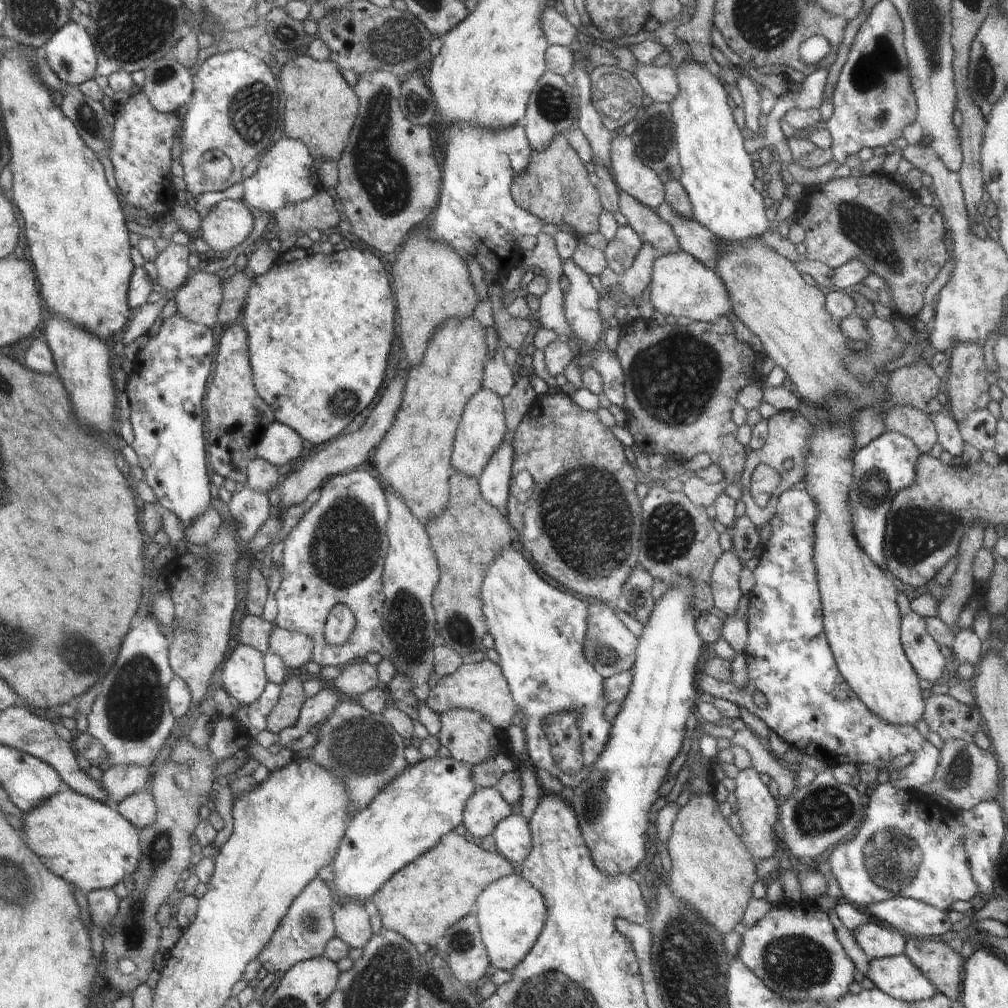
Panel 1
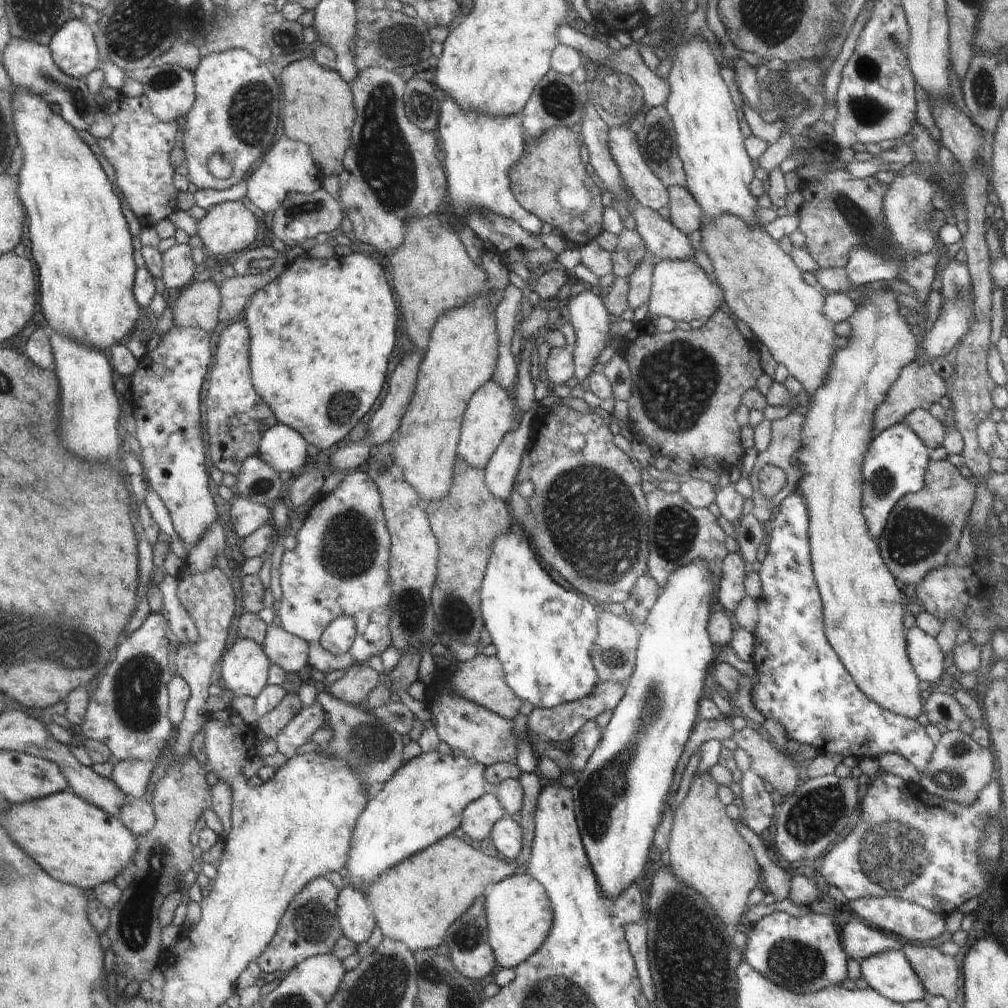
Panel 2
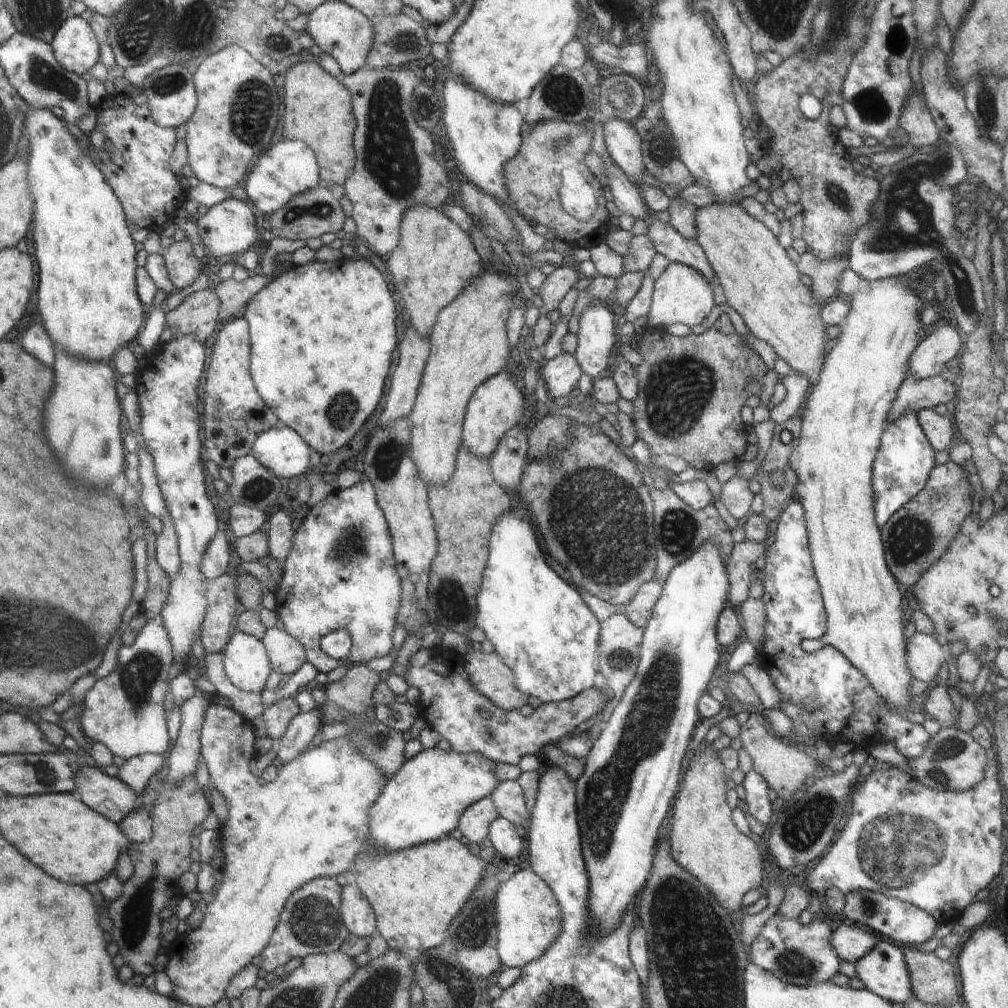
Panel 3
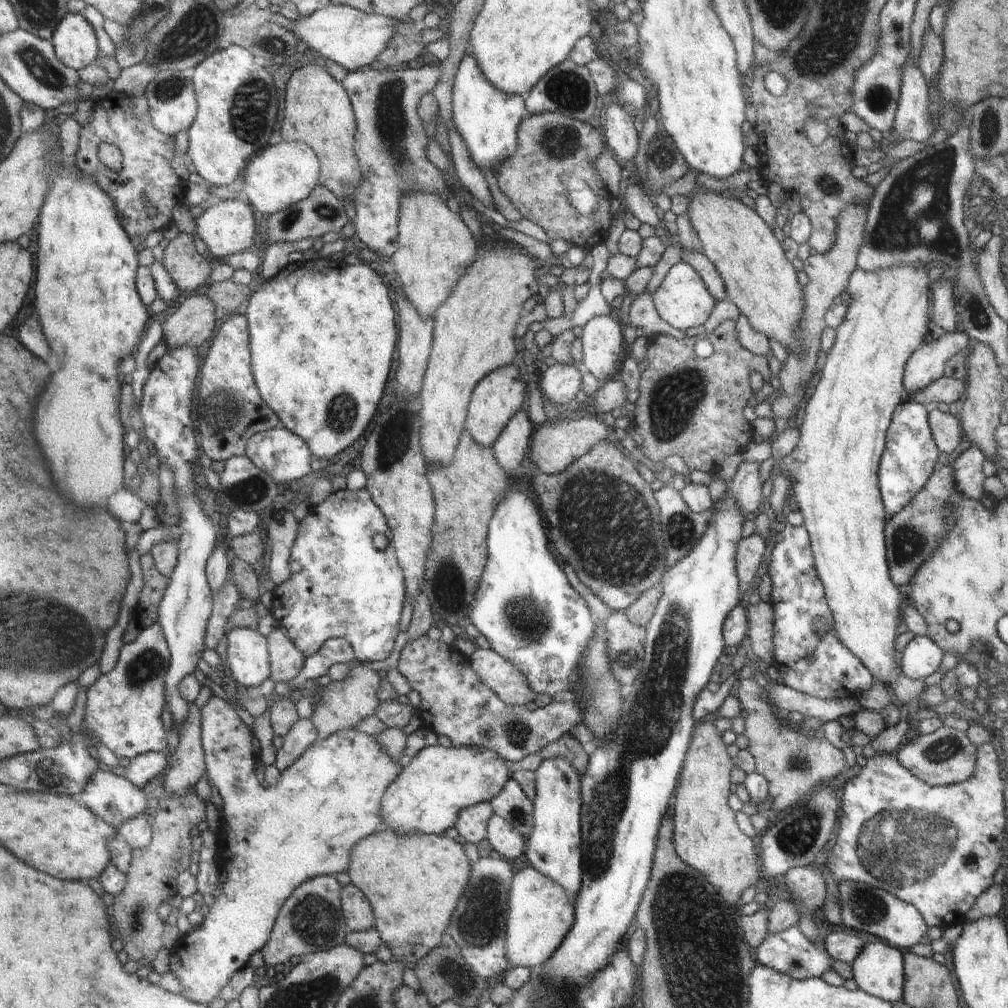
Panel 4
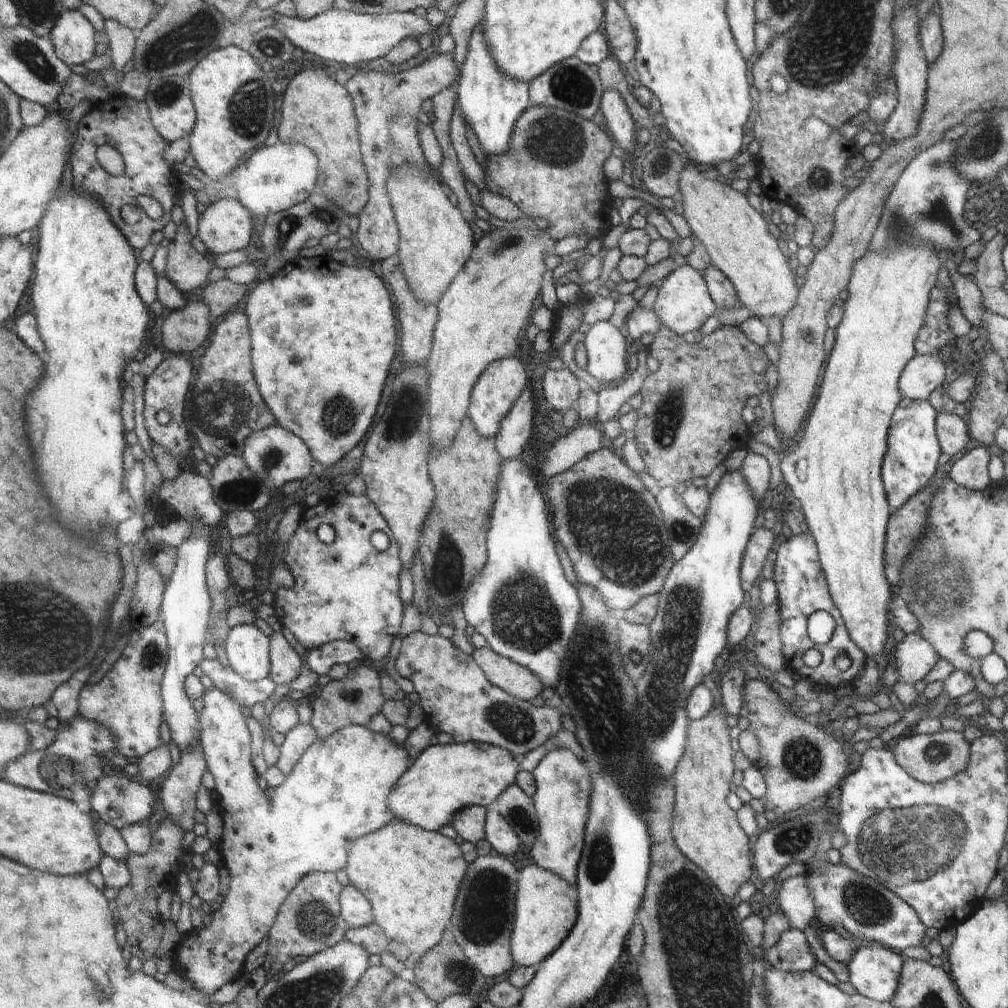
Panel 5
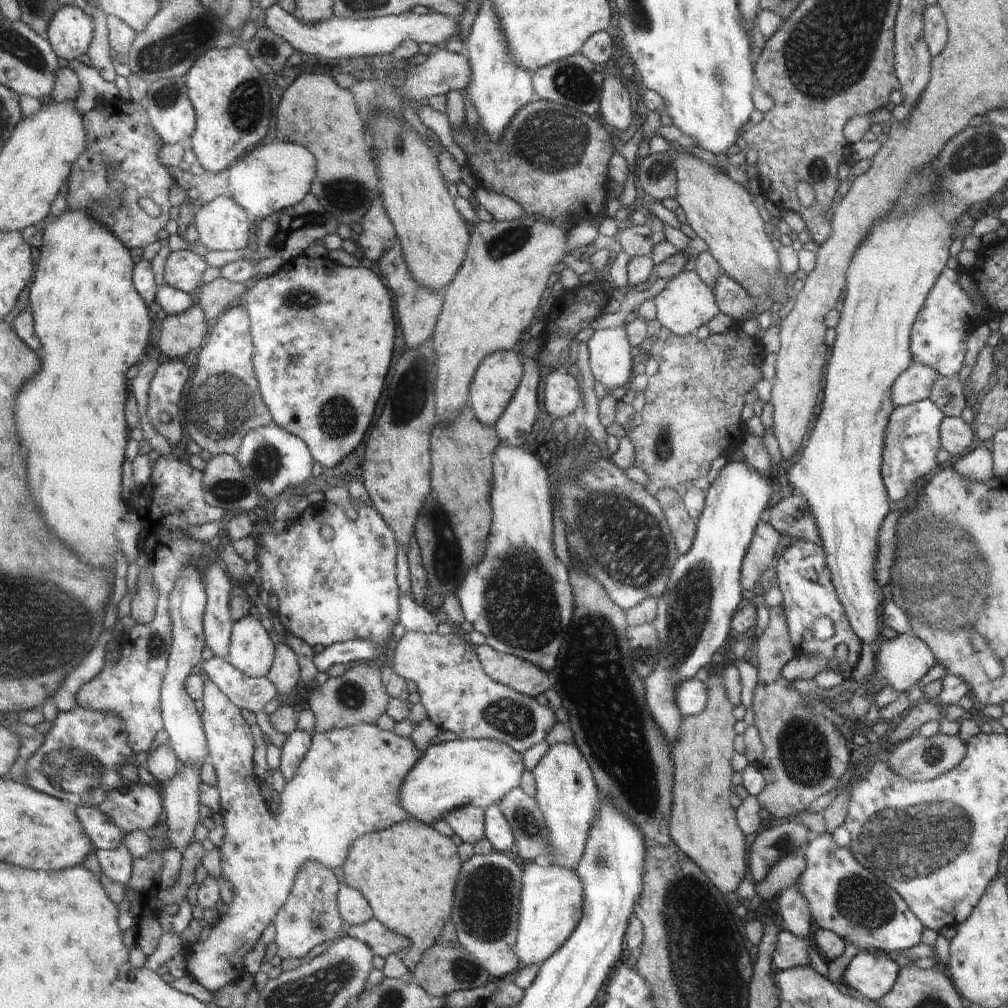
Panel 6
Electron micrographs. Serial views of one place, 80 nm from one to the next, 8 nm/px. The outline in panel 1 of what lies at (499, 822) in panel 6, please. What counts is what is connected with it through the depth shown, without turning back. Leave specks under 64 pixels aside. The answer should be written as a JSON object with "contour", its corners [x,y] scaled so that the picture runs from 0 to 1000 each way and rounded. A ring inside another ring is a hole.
{"contour":[[[514,806],[505,808],[489,823],[494,845],[506,855],[520,854],[528,845],[528,824]]]}

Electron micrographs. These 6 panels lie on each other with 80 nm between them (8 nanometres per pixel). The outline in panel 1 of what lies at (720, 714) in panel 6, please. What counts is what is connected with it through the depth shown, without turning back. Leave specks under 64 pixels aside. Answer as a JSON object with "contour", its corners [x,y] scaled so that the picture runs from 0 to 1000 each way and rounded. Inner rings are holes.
{"contour":[[[690,787],[687,789],[680,800],[674,802],[668,817],[667,827],[662,835],[666,850],[666,864],[661,869],[665,881],[673,883],[677,891],[688,895],[688,899],[706,919],[709,919],[717,929],[726,925],[726,921],[736,913],[742,893],[746,891],[746,879],[750,877],[750,859],[753,853],[749,852],[739,837],[726,825],[722,813],[712,804],[712,796],[704,787]]]}

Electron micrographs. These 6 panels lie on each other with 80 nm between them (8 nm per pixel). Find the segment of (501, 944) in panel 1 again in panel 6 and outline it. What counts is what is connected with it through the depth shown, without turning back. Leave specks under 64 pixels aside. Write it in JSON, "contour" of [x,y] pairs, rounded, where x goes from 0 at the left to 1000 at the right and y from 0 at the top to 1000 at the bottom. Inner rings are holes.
{"contour":[[[538,854],[523,856],[517,875],[513,949],[517,950],[519,957],[535,959],[571,925],[579,902],[579,876],[569,862],[540,857]]]}

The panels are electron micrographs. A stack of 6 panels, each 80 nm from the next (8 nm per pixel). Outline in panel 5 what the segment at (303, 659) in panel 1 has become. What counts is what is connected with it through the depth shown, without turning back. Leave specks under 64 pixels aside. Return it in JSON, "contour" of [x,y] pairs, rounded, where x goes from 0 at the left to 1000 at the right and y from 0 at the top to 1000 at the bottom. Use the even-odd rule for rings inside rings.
{"contour":[[[273,620],[272,627],[269,631],[271,665],[267,670],[268,675],[271,675],[273,681],[288,681],[288,679],[296,673],[296,669],[298,669],[300,655],[298,655],[298,651],[286,641],[280,624],[280,622]]]}

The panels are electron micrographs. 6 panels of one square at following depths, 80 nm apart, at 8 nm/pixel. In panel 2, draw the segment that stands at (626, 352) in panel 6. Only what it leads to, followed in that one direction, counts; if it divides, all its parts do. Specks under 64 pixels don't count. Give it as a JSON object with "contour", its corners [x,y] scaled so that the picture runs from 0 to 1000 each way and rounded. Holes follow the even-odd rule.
{"contour":[[[580,289],[573,292],[571,295],[564,296],[563,300],[563,317],[567,320],[569,324],[570,333],[570,345],[567,346],[567,350],[571,356],[571,366],[569,371],[575,379],[581,381],[585,369],[589,367],[591,359],[594,359],[595,349],[599,349],[599,343],[603,339],[603,335],[606,335],[606,331],[603,331],[603,321],[605,321],[605,315],[603,315],[603,309],[601,308],[598,297],[593,293],[587,291],[587,289]]]}

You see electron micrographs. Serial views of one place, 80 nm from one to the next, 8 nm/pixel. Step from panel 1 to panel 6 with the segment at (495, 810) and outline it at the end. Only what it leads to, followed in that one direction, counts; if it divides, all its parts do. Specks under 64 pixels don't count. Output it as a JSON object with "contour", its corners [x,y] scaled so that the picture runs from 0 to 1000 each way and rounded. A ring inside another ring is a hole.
{"contour":[[[462,798],[438,812],[456,835],[470,837],[481,830],[481,803]]]}

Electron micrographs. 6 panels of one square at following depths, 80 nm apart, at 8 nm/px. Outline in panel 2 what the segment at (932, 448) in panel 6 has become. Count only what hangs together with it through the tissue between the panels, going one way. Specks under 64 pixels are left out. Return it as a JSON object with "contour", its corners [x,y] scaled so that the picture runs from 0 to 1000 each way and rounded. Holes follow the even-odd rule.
{"contour":[[[899,418],[873,428],[866,435],[865,441],[862,442],[862,449],[858,450],[858,462],[855,469],[857,474],[855,510],[858,511],[862,527],[869,538],[878,526],[890,498],[901,489],[917,485],[918,470],[921,468],[923,458],[921,450],[923,448],[918,438],[915,438],[910,428]]]}

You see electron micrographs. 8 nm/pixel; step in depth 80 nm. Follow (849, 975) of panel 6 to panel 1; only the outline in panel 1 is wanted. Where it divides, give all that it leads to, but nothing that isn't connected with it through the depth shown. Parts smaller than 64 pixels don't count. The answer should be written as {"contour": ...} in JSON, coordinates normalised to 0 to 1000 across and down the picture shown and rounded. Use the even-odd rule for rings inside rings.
{"contour":[[[897,945],[865,951],[858,968],[867,974],[869,981],[894,993],[918,993],[931,985],[930,979]]]}

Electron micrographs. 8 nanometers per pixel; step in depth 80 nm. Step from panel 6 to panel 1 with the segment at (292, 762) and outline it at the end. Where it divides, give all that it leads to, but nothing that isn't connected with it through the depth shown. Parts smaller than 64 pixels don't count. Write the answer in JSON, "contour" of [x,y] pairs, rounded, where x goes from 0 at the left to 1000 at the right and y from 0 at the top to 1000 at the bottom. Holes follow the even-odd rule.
{"contour":[[[323,678],[322,682],[313,690],[302,696],[302,702],[299,703],[294,719],[283,722],[276,727],[278,740],[284,742],[288,738],[292,738],[294,734],[325,714],[338,692],[333,683],[325,683],[325,678]]]}

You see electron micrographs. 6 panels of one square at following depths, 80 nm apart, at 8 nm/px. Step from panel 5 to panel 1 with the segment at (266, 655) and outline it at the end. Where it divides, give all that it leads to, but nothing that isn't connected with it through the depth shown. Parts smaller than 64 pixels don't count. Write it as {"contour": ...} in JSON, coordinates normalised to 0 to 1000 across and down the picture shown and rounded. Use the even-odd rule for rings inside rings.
{"contour":[[[238,637],[224,654],[219,673],[220,683],[230,694],[246,700],[259,690],[266,677],[260,649],[254,642]]]}

